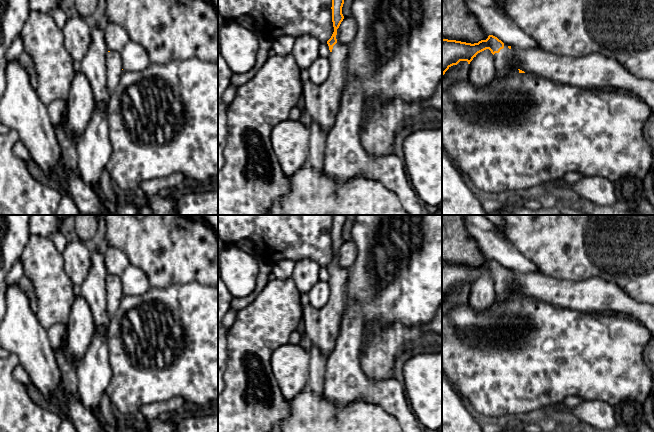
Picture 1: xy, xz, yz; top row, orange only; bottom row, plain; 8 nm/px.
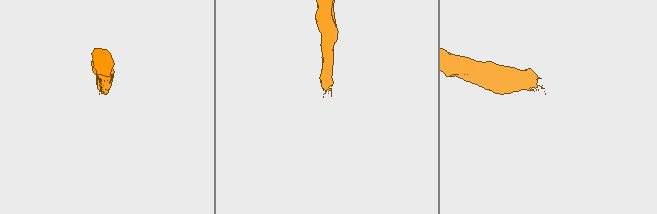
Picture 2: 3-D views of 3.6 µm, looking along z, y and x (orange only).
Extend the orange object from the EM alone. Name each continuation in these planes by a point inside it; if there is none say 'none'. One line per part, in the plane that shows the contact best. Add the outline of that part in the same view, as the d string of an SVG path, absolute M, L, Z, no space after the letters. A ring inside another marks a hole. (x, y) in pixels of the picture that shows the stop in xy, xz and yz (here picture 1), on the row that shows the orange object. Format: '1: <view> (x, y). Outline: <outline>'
1: yz (503, 69). Outline: M504 44L504 48L501 49L499 53L494 54L495 74L500 78L519 73L518 68L509 64L509 54L511 52L512 50L508 48L508 45Z

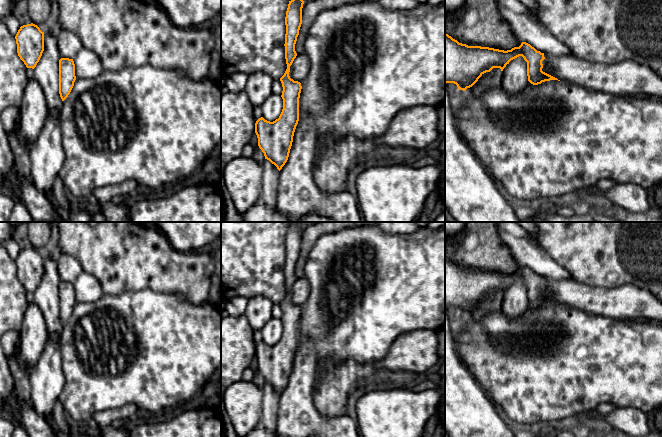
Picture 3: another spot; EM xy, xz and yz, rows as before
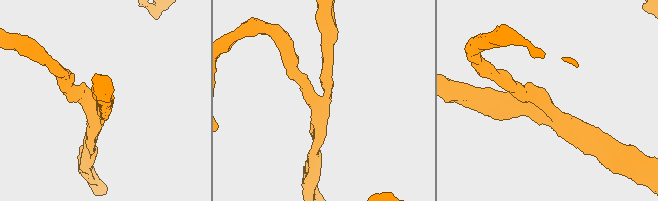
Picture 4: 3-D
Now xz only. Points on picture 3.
none

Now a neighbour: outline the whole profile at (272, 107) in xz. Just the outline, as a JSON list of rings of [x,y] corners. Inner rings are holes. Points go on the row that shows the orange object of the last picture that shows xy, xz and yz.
[[[272,93],[260,106],[263,118],[273,122],[279,118],[283,109],[283,99],[280,95]]]

